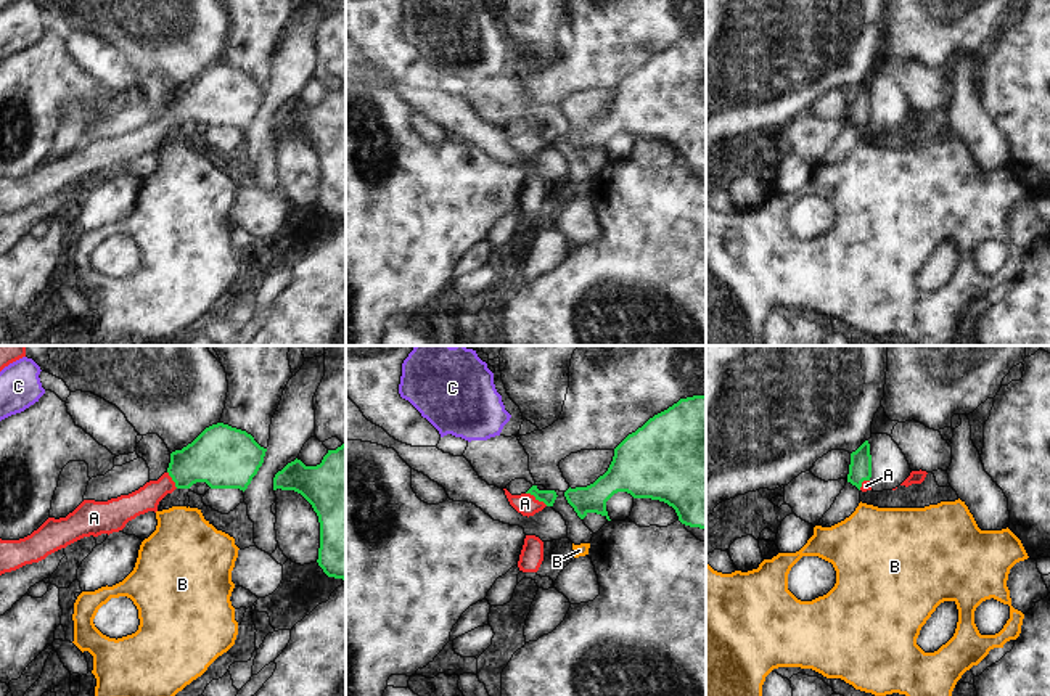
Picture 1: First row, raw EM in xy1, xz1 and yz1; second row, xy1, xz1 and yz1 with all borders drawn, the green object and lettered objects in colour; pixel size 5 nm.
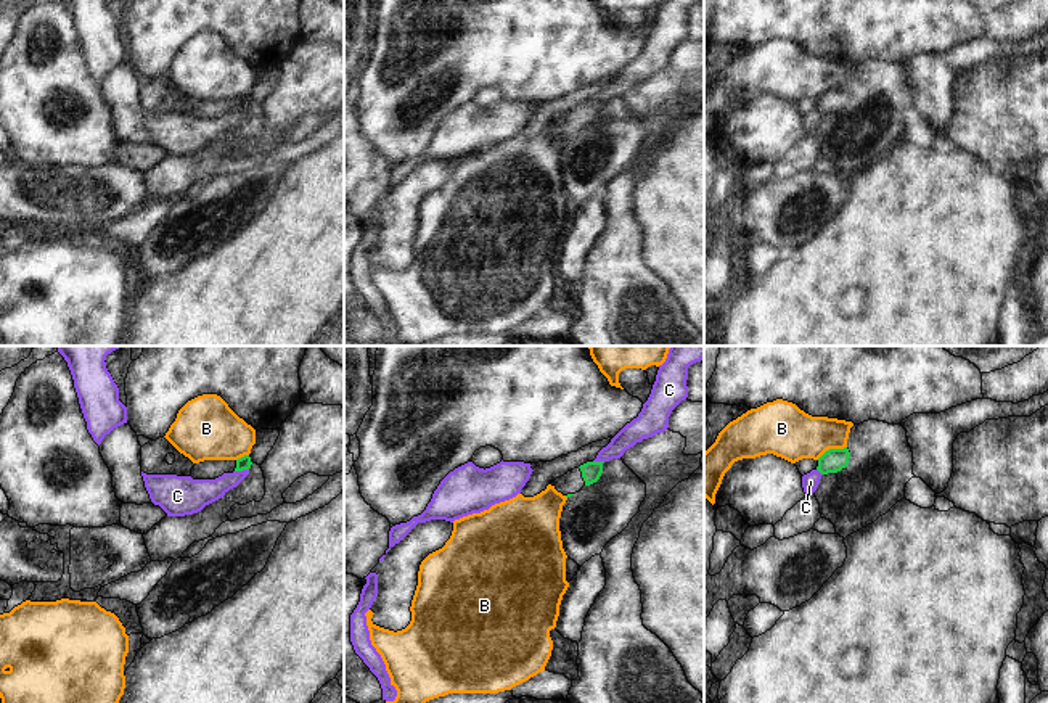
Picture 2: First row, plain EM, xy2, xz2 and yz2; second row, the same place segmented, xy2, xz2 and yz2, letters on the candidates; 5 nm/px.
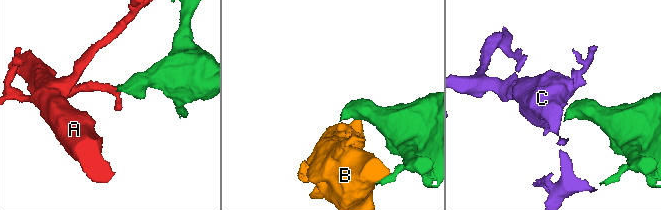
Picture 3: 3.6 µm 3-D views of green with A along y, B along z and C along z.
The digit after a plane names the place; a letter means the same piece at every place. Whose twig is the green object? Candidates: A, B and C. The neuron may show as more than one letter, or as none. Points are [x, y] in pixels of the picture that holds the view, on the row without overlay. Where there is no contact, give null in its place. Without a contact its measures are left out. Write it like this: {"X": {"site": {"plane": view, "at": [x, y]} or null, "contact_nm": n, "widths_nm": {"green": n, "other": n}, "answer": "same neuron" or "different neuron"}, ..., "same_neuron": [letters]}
{"A": {"site": {"plane": "xz1", "at": [537, 139]}, "contact_nm": 130, "widths_nm": {"green": 70, "other": 110}, "answer": "same neuron"}, "B": {"site": {"plane": "yz2", "at": [831, 89]}, "contact_nm": 170, "widths_nm": {"green": 120, "other": 260}, "answer": "different neuron"}, "C": {"site": {"plane": "xy2", "at": [241, 110]}, "contact_nm": 70, "widths_nm": {"green": 70, "other": 140}, "answer": "different neuron"}, "same_neuron": ["A"]}

